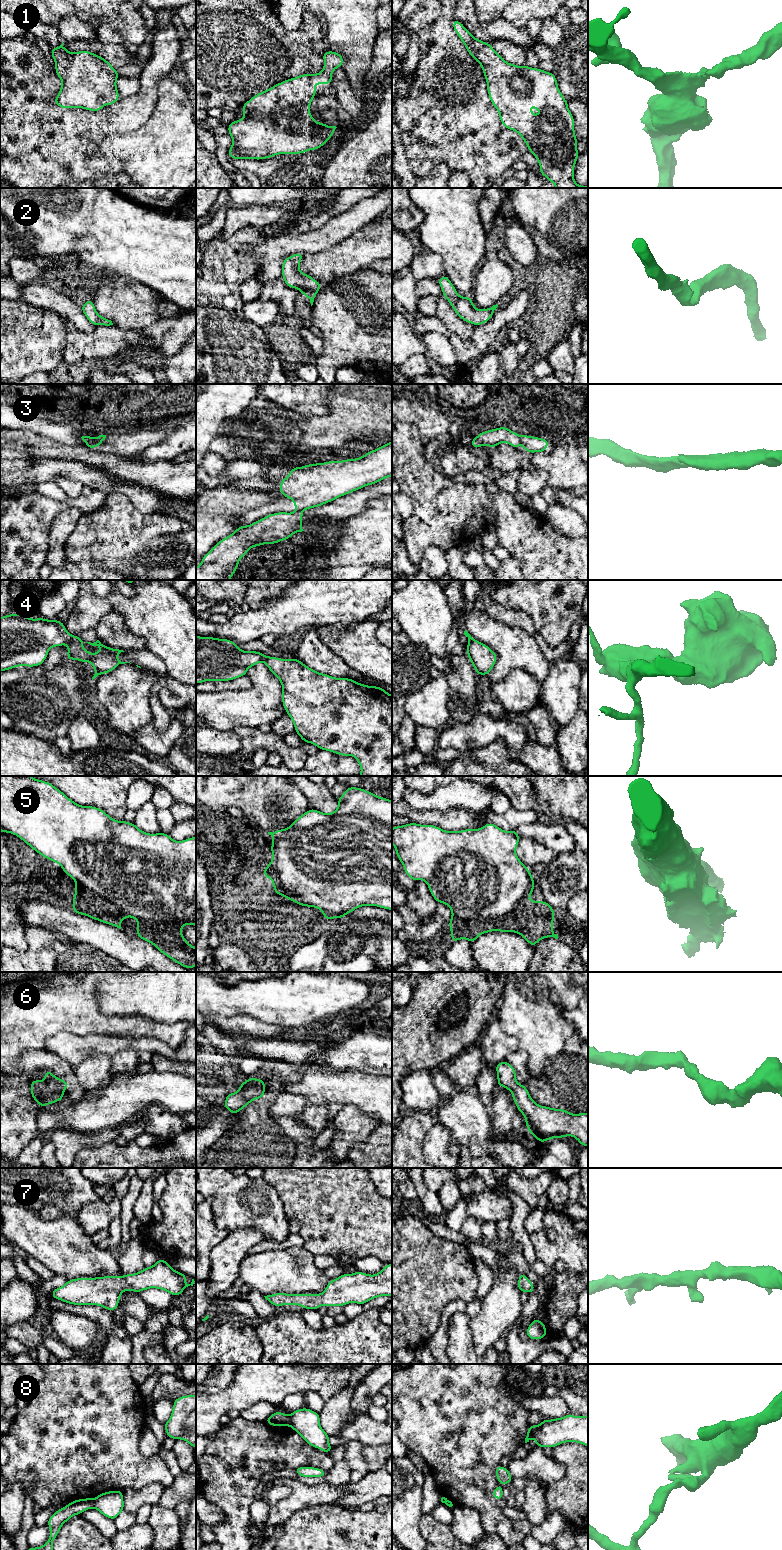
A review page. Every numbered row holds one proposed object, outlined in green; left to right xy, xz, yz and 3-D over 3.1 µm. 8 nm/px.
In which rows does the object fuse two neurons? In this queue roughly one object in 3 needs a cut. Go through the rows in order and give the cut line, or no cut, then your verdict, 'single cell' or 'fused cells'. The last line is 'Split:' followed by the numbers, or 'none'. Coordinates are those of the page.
1: cut none; single cell
2: cut none; single cell
3: cut xz (296, 510), (301, 512); fused cells
4: cut xy (73, 636), (67, 644); fused cells
5: cut none; single cell
6: cut none; single cell
7: cut none; single cell
8: cut xz (290, 1416), (288, 1425); fused cells
Split: 3, 4, 8

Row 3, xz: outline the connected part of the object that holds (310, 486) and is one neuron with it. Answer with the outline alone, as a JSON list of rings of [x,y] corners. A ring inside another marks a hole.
[[[392,441],[359,458],[293,467],[279,489],[302,512],[391,476]]]

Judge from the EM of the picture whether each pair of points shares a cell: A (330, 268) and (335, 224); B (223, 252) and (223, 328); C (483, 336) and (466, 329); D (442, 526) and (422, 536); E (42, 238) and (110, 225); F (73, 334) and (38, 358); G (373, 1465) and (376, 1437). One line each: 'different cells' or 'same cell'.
A: different cells
B: same cell
C: different cells
D: same cell
E: same cell
F: different cells
G: different cells

